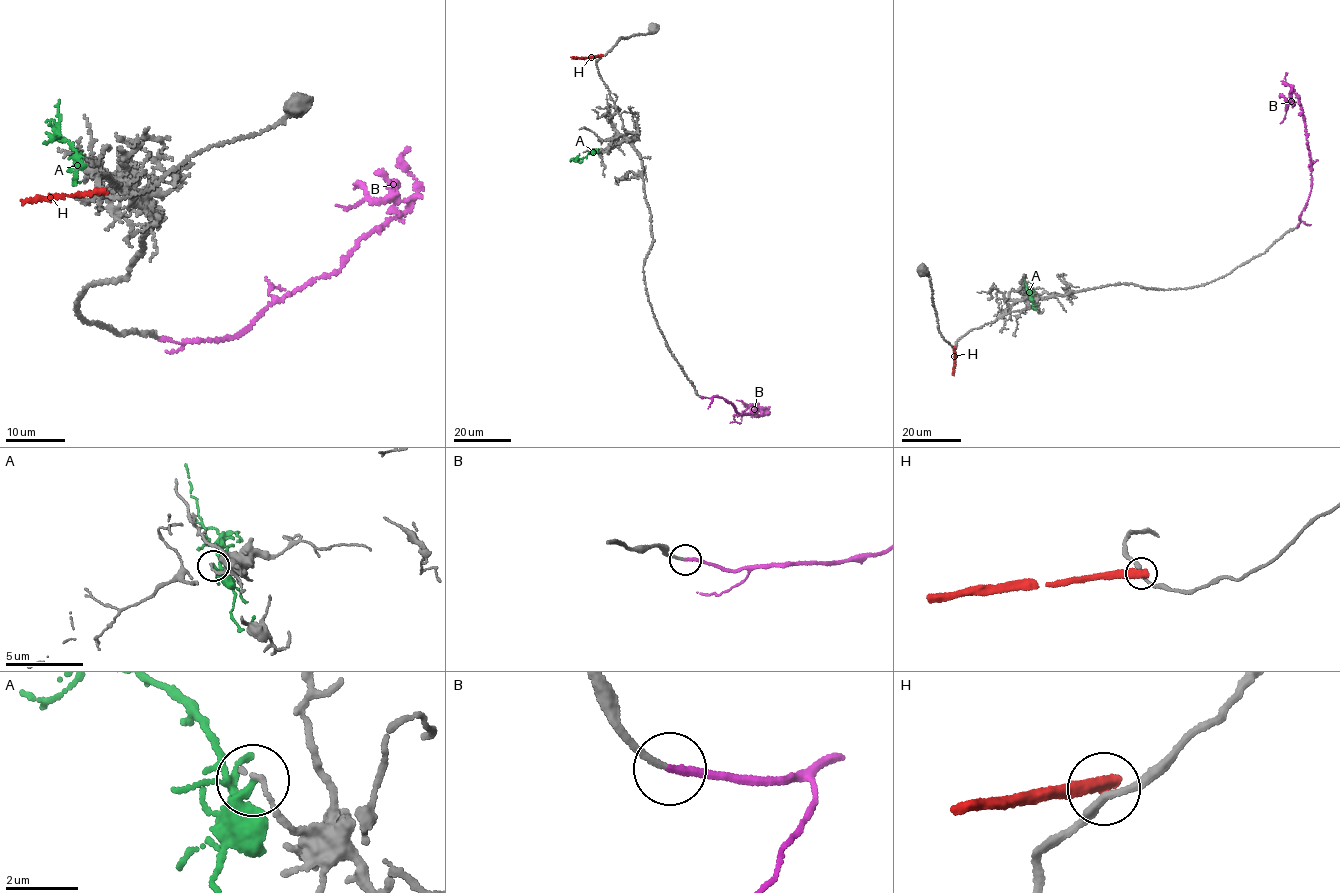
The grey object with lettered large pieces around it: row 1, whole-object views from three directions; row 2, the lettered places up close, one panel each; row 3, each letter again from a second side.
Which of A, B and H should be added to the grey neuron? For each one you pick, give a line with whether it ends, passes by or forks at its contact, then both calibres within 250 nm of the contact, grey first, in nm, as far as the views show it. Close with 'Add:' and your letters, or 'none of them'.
B: it ends | 160/220 nm
Add: B

